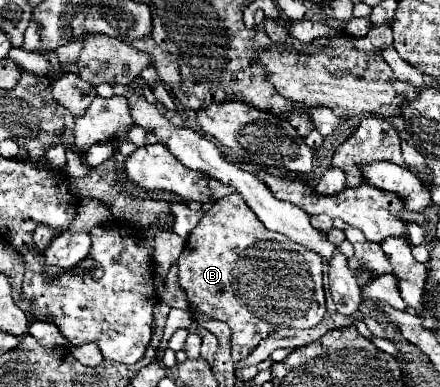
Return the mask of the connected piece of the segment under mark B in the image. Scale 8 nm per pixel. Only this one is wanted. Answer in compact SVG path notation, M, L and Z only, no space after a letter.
M239 193L225 195L213 203L213 207L203 215L199 225L187 237L185 249L177 259L179 283L187 293L187 301L197 315L207 315L217 321L225 321L231 327L233 337L233 361L245 359L261 339L279 329L309 329L315 327L325 315L325 293L323 293L323 261L319 255L303 249L281 233L265 229L255 217L249 205Z

